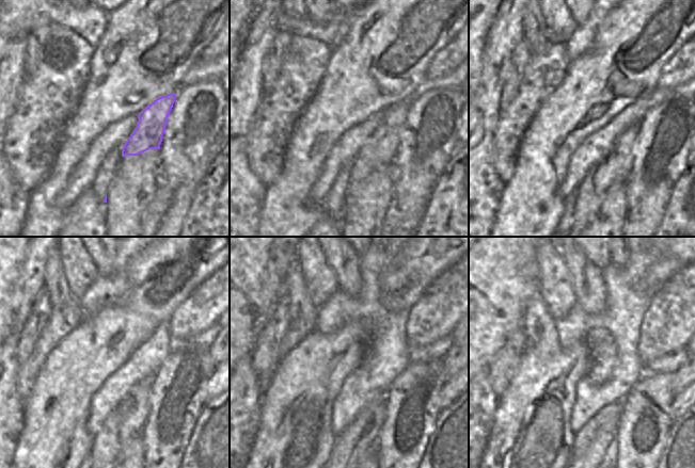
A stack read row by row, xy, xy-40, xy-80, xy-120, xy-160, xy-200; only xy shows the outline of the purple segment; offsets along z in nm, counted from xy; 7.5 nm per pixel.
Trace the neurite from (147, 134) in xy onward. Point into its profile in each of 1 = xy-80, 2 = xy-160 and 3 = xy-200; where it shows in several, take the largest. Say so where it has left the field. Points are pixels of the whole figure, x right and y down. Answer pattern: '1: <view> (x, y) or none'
1: xy-80 (616, 166)
2: xy-160 (358, 438)
3: xy-200 (596, 452)

